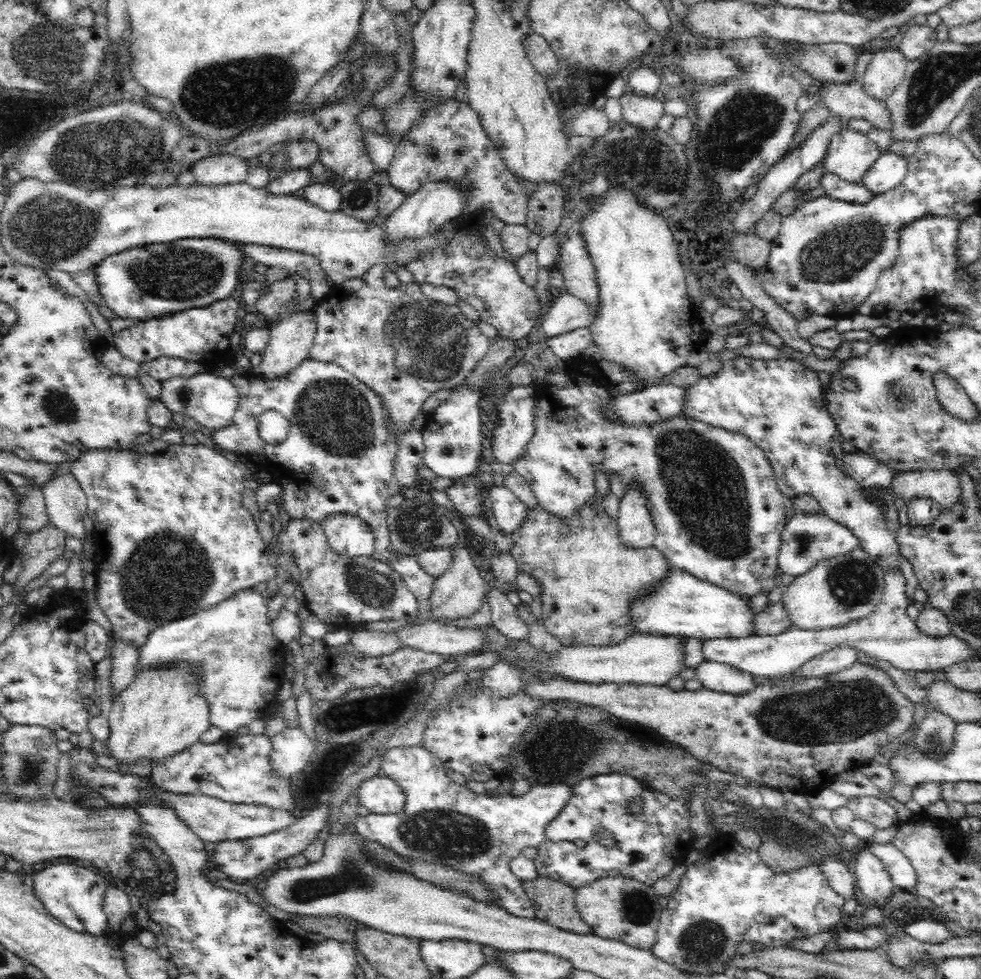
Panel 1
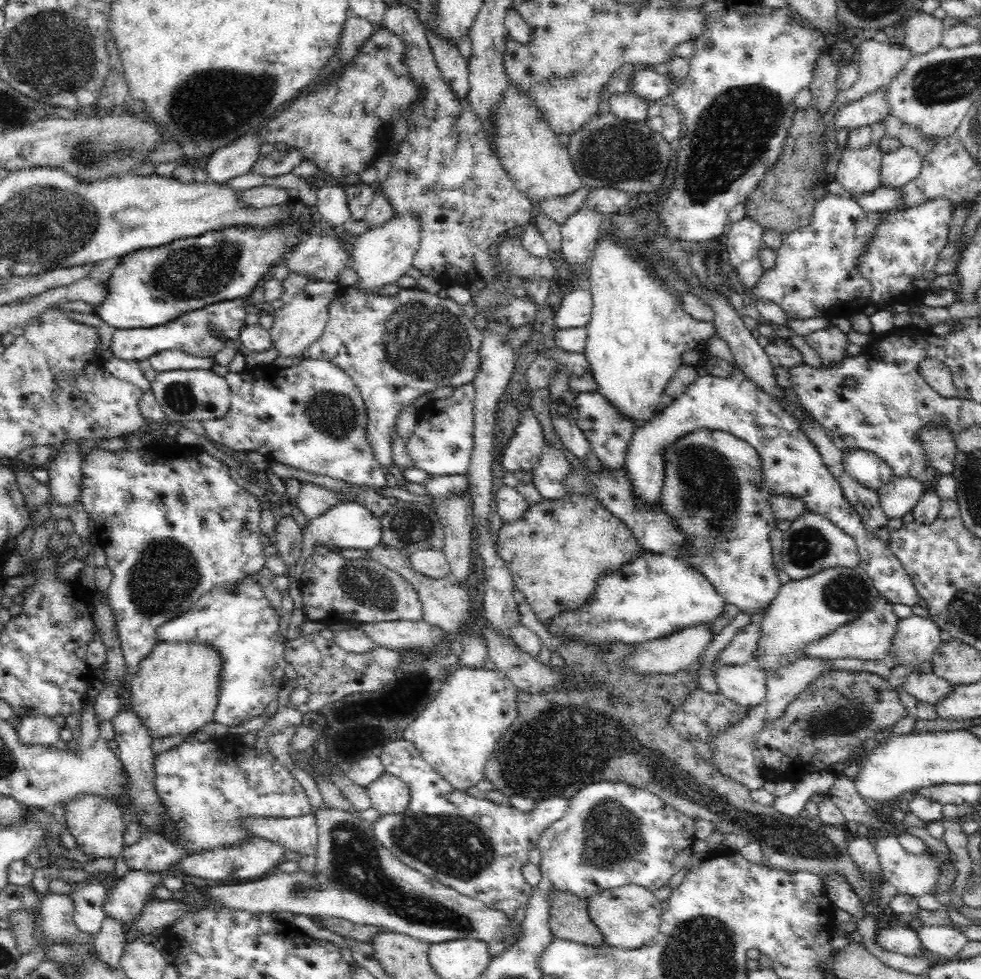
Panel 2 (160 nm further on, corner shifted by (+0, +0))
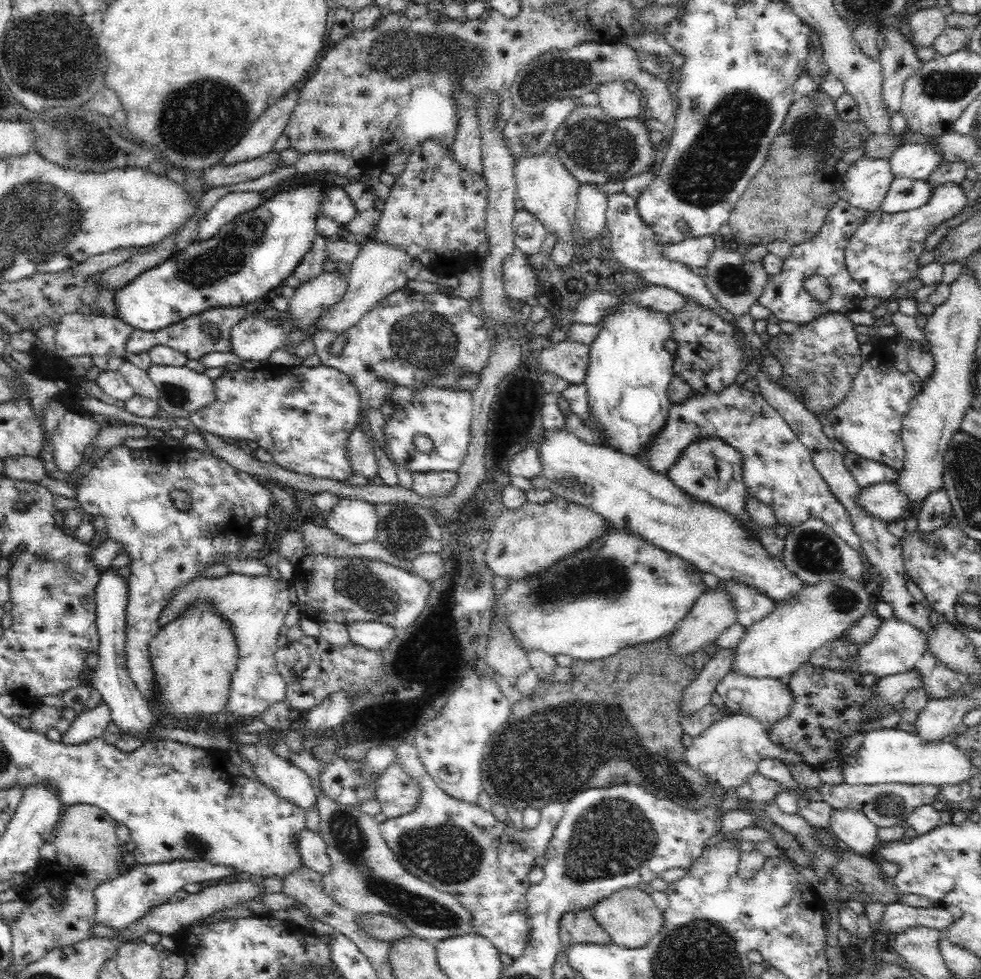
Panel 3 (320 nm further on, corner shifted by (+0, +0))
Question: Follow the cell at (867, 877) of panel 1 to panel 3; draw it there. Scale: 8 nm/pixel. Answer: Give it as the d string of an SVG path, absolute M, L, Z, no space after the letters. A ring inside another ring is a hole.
M835 810L829 825L847 849L860 857L869 857L878 844L878 828L862 812Z

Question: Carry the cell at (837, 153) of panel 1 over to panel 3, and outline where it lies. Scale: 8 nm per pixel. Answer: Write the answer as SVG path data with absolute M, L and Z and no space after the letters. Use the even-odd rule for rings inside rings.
M862 155L846 170L843 197L858 208L875 212L893 179L888 159Z

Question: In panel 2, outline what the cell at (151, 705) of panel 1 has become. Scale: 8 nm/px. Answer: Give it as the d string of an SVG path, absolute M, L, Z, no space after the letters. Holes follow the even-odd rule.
M157 642L127 682L125 710L139 720L152 740L194 734L213 720L220 667L218 653L208 646Z

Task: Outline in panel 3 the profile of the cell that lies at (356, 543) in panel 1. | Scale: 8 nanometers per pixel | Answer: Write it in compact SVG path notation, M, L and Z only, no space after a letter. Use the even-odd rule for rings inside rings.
M342 498L324 518L324 527L349 543L361 545L377 536L376 506L364 500Z

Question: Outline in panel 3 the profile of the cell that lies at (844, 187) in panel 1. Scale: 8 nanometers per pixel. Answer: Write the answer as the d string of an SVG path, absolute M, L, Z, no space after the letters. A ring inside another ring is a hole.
M895 178L888 192L877 206L877 212L906 212L926 204L931 190L926 181L913 181L908 178Z

